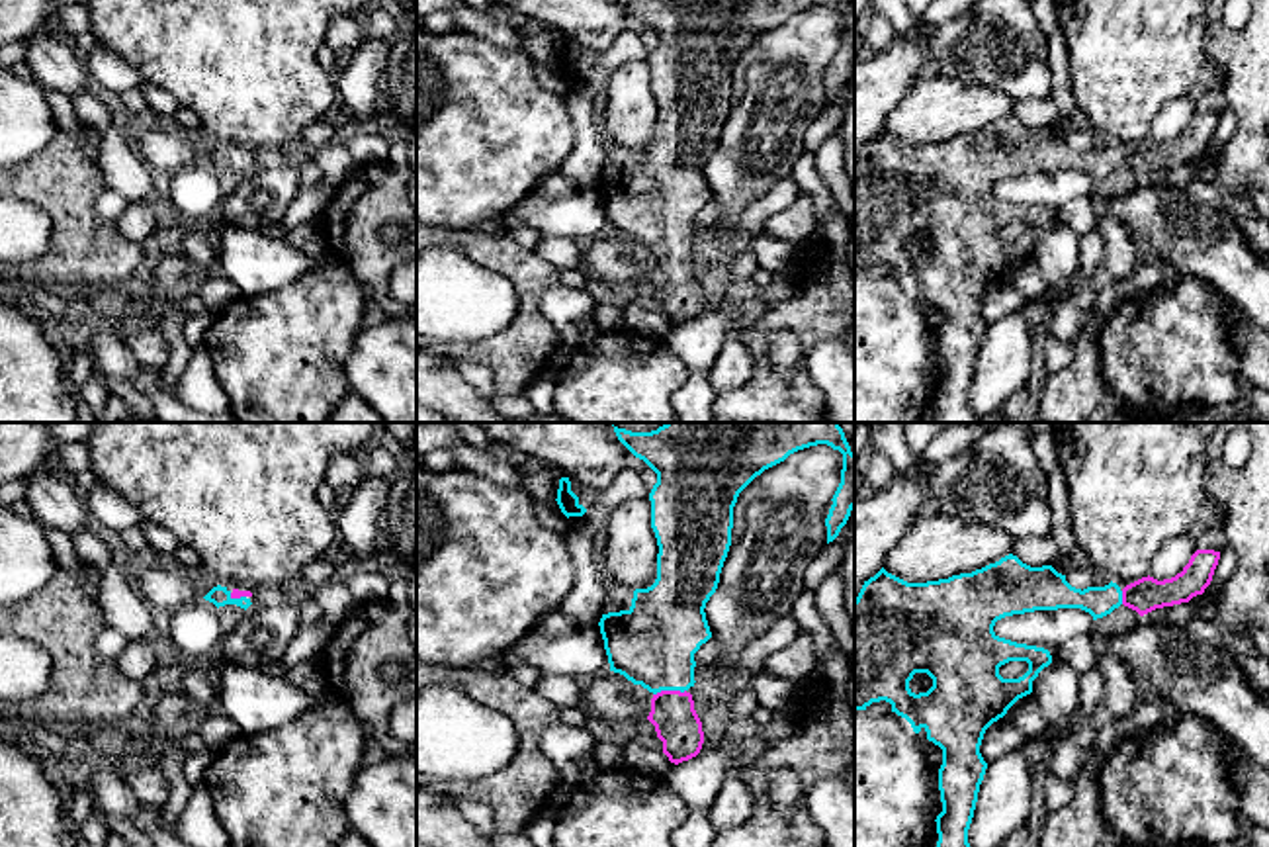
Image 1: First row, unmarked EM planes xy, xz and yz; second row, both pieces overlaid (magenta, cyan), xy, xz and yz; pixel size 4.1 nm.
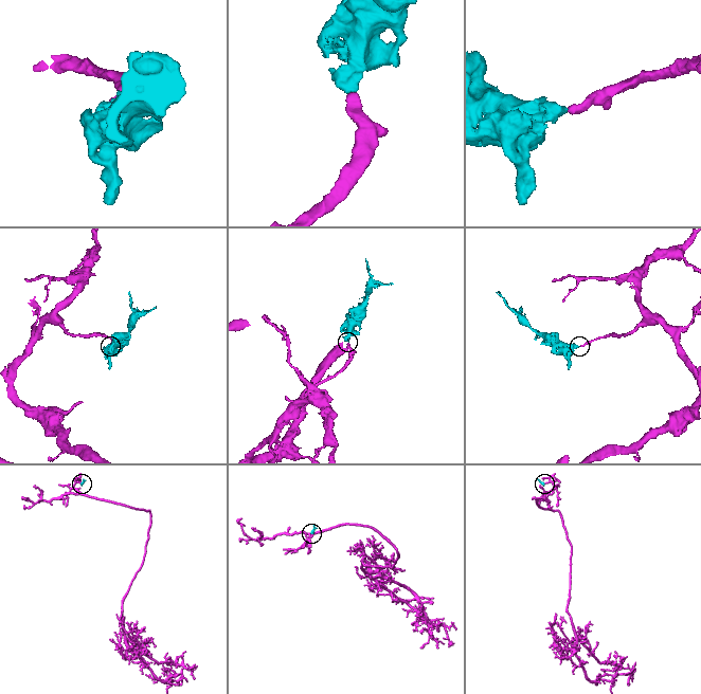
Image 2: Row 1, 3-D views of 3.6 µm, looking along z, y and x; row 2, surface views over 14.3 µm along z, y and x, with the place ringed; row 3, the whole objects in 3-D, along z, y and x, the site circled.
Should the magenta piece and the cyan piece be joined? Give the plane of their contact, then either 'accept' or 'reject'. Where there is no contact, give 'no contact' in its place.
xz | accept

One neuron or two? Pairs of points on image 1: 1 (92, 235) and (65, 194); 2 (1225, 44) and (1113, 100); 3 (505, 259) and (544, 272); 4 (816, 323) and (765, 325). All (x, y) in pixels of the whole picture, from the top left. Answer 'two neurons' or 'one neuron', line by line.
1: one neuron
2: two neurons
3: one neuron
4: one neuron

